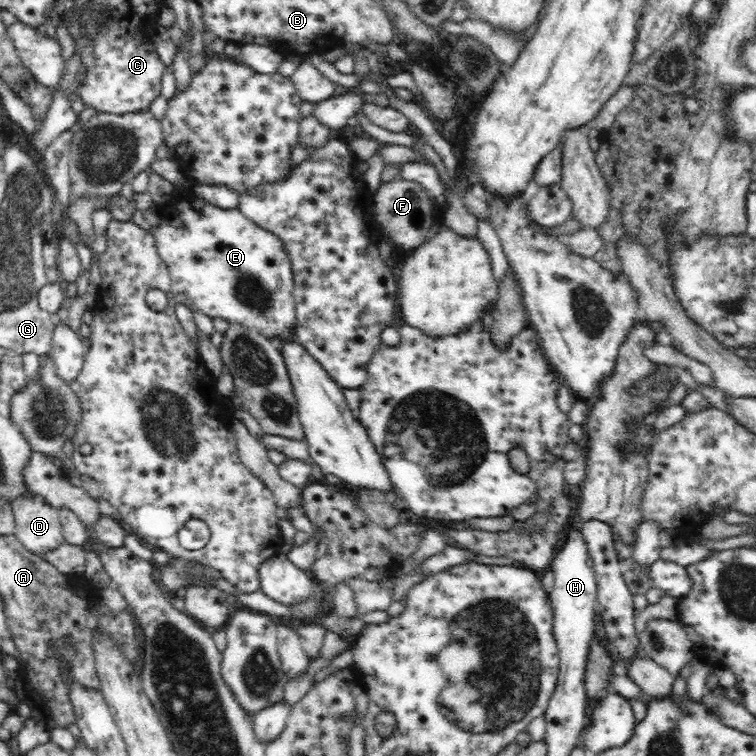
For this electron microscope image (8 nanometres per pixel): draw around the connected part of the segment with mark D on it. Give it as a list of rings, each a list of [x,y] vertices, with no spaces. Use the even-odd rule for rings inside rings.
[[[24,495],[11,502],[16,538],[26,550],[40,555],[65,543],[59,509],[40,495]]]

